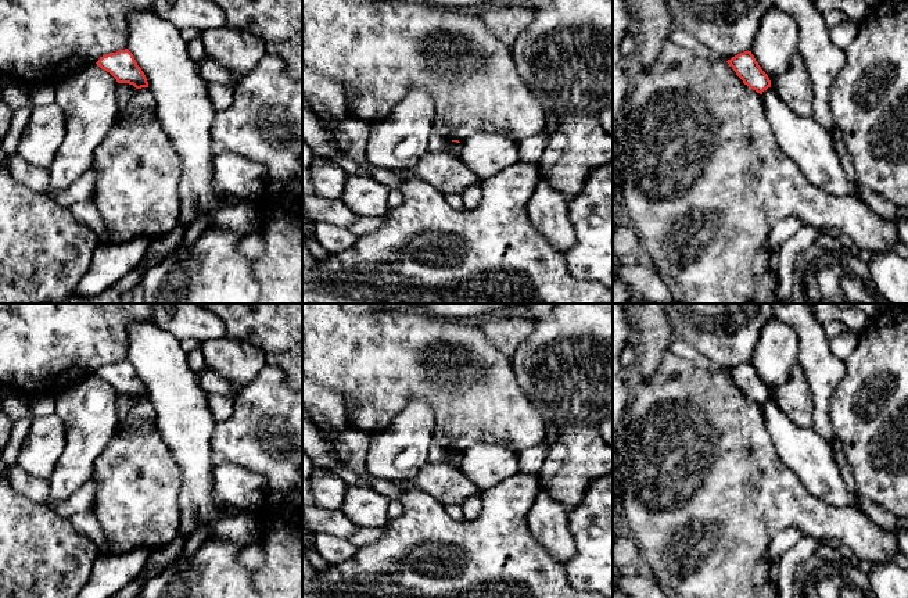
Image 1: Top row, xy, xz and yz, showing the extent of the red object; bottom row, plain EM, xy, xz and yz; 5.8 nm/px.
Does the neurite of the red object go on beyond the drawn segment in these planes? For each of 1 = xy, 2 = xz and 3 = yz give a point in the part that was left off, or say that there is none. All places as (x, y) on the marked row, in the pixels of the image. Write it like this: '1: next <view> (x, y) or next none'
1: next none
2: next none
3: next none

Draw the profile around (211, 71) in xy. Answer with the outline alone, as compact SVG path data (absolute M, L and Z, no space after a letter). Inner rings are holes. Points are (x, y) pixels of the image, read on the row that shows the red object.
M211 57L202 58L197 65L198 65L201 76L209 85L222 83L222 85L227 85L234 89L237 86L237 83L244 78L243 75L225 69Z

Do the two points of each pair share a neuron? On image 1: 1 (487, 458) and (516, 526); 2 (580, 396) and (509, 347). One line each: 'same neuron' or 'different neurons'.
1: different neurons
2: different neurons

